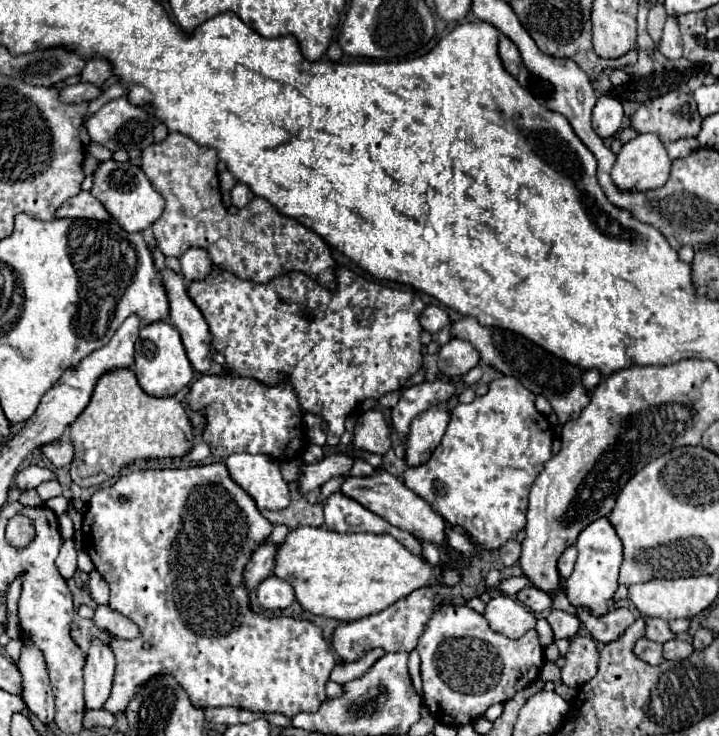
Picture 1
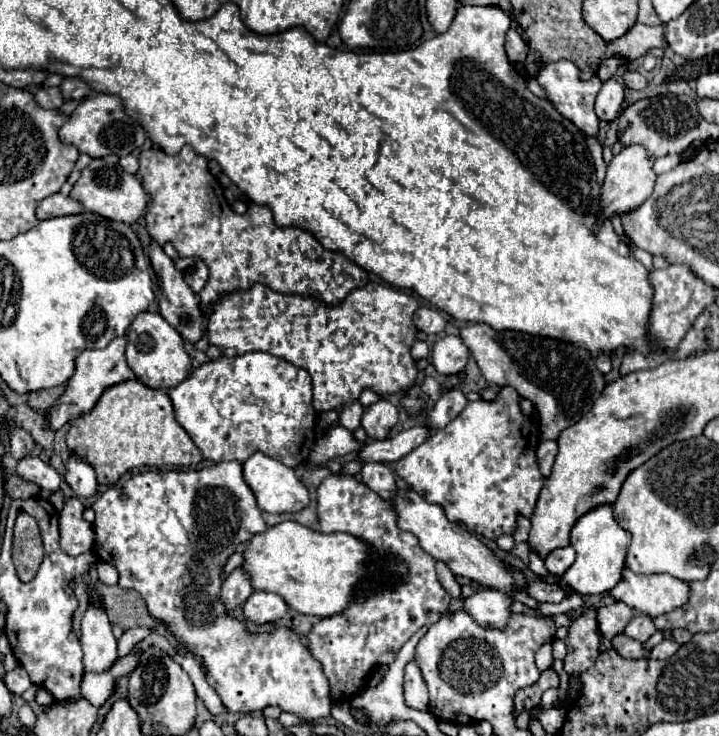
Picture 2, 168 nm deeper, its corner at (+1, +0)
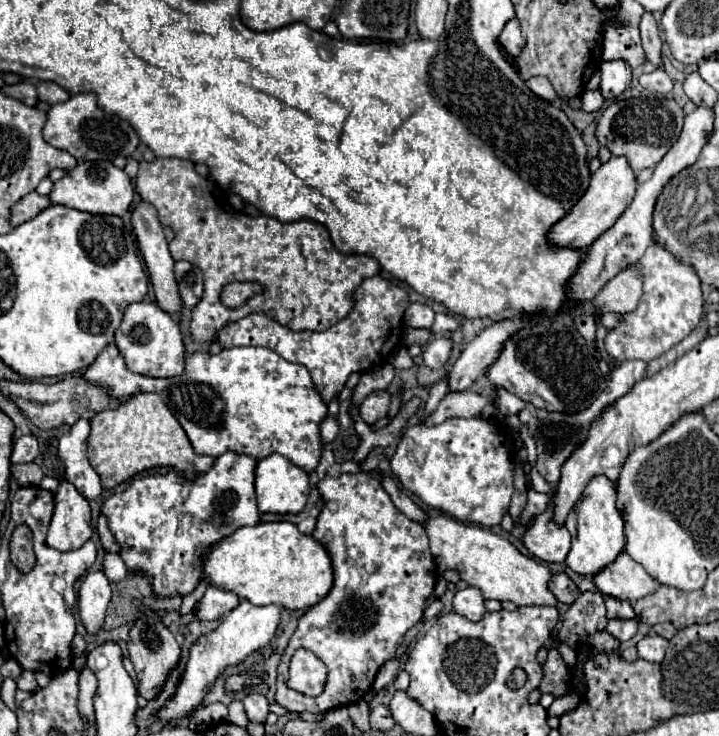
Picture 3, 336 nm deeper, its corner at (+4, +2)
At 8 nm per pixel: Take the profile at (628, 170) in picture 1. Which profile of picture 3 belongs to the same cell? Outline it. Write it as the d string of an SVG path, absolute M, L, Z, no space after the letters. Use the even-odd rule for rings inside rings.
M612 157L610 161L602 163L602 167L596 173L592 173L590 187L586 189L582 199L574 205L574 209L552 227L548 239L554 245L562 245L562 247L590 247L602 233L606 233L618 221L618 217L632 203L636 191L638 191L638 181L628 159Z

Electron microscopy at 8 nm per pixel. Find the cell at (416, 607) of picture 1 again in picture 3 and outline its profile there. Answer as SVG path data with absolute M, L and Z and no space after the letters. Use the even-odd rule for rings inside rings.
M342 473L340 477L324 475L318 481L318 491L324 501L324 507L318 515L316 529L312 533L330 553L334 565L334 587L318 605L310 607L306 615L298 621L298 627L284 651L284 657L278 667L278 691L276 701L292 713L316 713L322 715L334 707L346 707L348 703L360 701L372 687L378 669L390 661L400 645L404 633L414 627L426 609L426 601L434 595L436 585L436 565L434 557L428 549L428 537L420 523L406 519L394 503L390 501L388 493L382 489L380 481L370 477L368 473ZM296 649L308 649L318 659L324 661L328 669L328 679L322 695L306 697L302 693L294 693L284 685L288 675L288 661Z

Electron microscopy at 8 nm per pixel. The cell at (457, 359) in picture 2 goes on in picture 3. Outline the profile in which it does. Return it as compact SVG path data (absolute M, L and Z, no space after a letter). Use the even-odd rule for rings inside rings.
M450 337L432 339L422 353L424 365L428 365L430 369L442 369L450 357L450 351L452 351L452 339Z

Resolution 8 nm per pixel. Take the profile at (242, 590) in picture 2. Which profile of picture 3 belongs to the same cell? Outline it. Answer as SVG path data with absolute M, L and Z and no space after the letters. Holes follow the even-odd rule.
M212 585L212 587L206 589L200 603L202 605L200 605L200 611L196 613L196 617L200 621L214 621L220 615L230 613L240 603L240 599L238 599L238 595L234 591L226 591L222 587Z

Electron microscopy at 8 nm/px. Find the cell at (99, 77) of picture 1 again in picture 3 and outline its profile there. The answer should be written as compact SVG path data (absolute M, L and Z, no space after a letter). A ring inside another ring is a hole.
M42 81L42 83L36 85L36 89L38 89L40 101L46 101L46 103L50 103L50 105L70 99L70 93L68 93L64 87L56 85L54 81Z

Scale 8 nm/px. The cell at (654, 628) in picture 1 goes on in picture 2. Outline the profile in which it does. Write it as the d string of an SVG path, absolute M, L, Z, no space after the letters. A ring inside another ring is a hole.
M635 615L635 617L627 623L627 627L625 627L623 633L625 633L627 637L643 643L643 641L647 641L655 631L657 631L657 629L655 629L653 619L651 619L649 615Z

